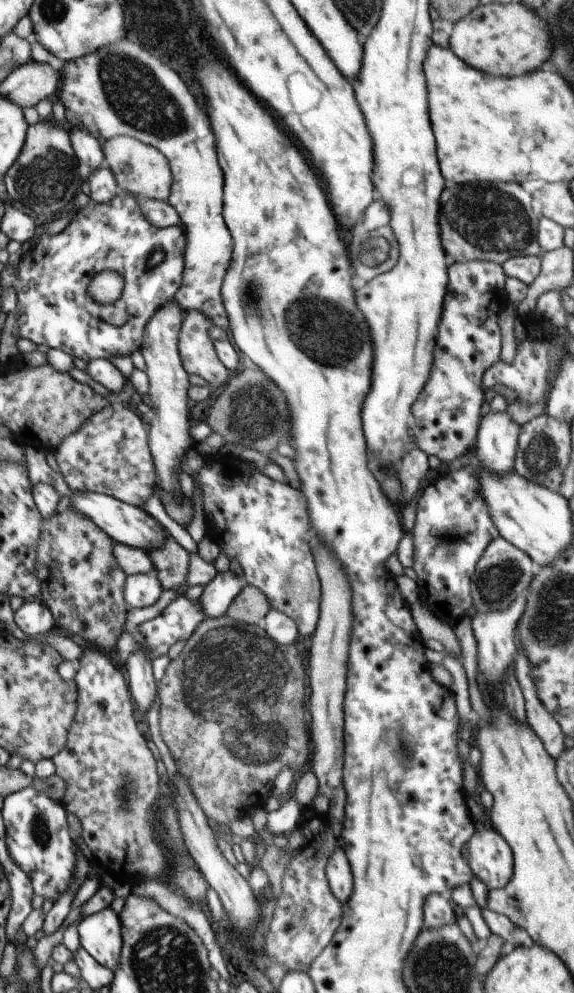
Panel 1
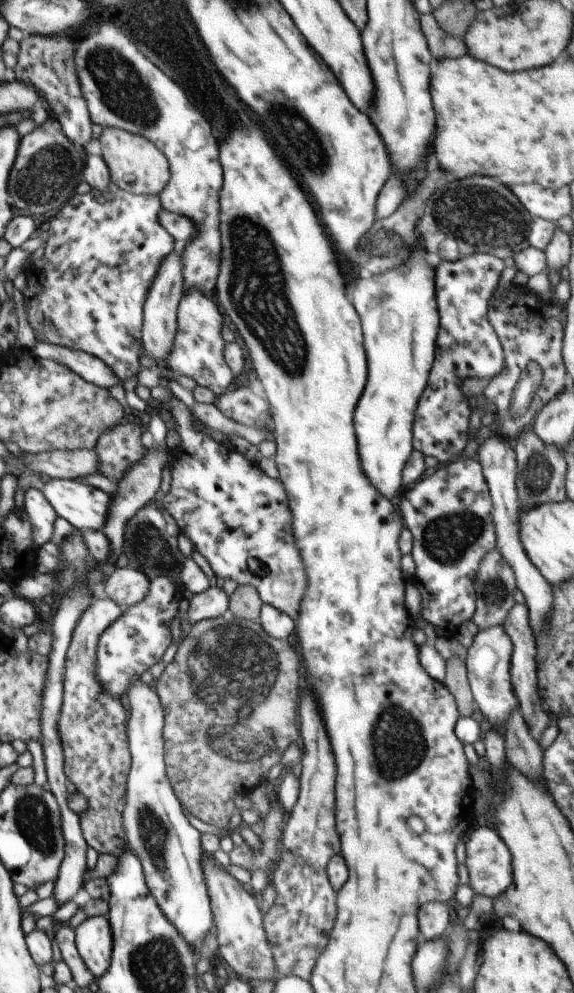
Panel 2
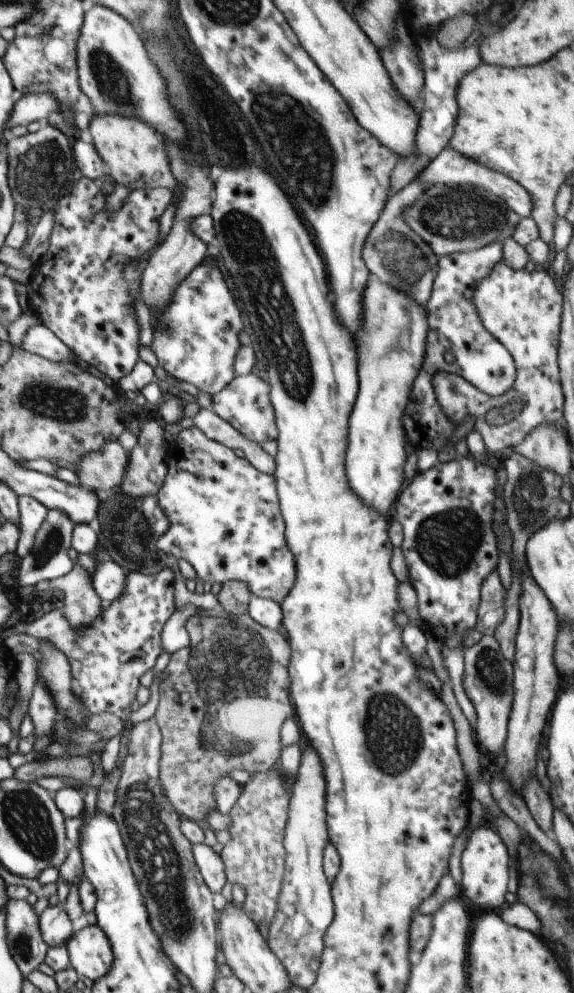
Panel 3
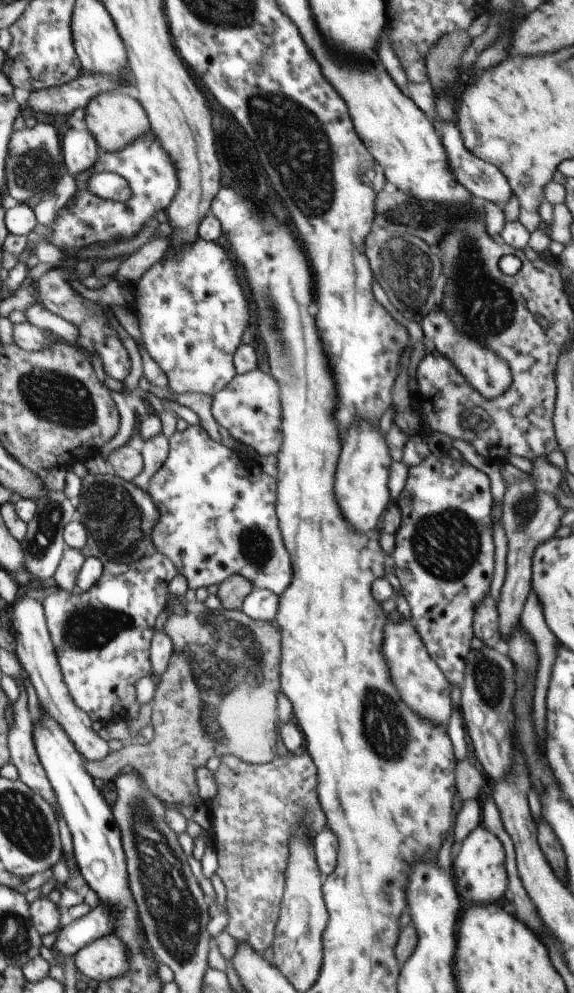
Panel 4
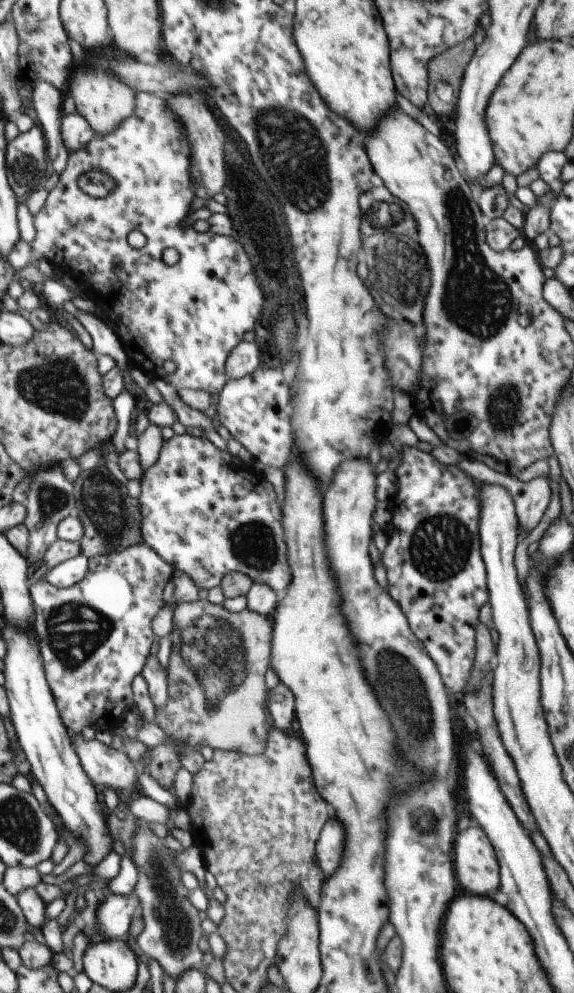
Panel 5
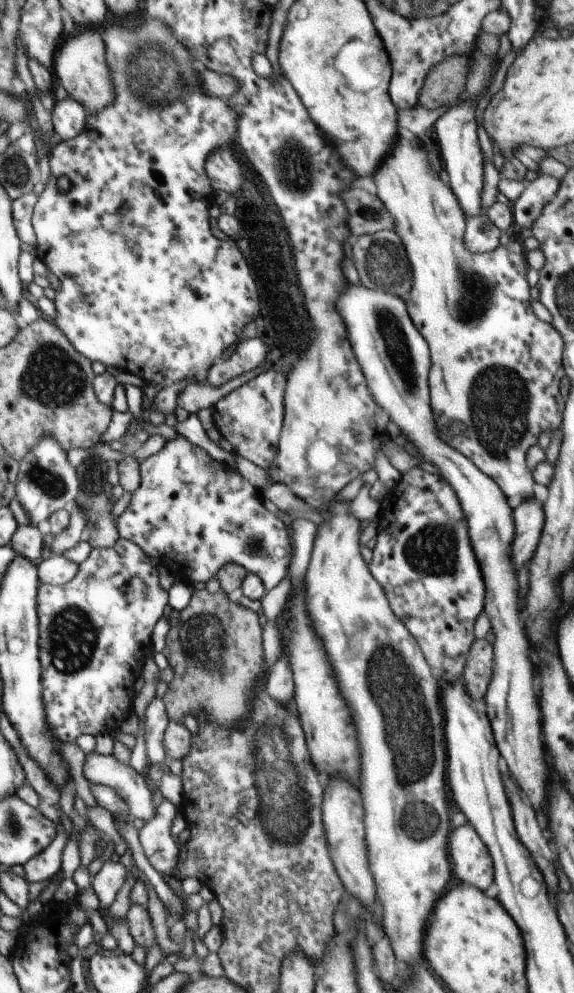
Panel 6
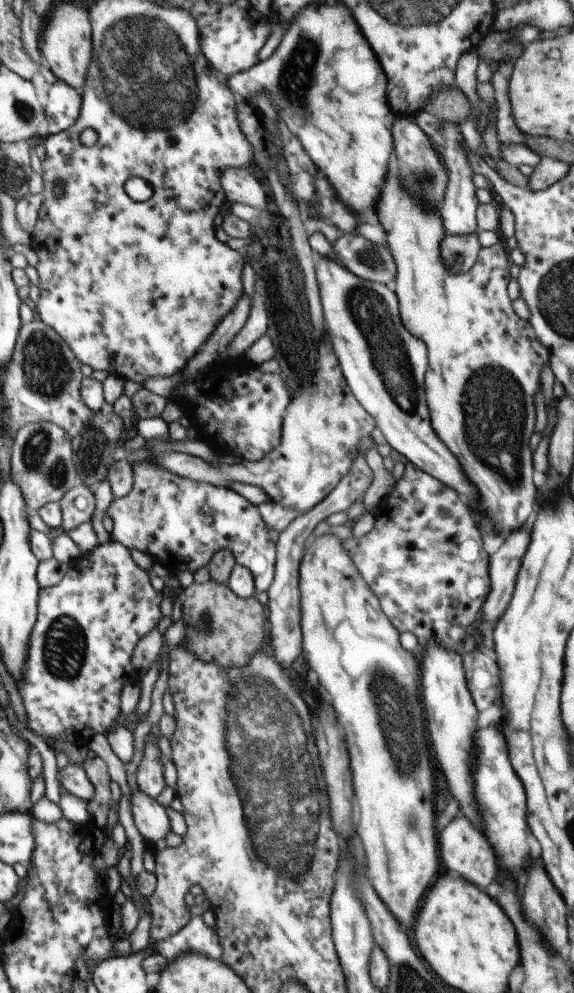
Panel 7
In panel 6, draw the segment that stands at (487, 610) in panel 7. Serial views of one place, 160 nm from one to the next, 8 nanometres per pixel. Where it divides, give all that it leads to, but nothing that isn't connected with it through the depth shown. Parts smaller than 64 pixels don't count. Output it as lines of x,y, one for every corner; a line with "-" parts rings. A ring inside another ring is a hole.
530,498
528,502
524,500
514,510
514,518
516,518
516,536
512,544
512,562
516,568
520,568
532,558
532,552
536,550
544,524
542,502
538,498

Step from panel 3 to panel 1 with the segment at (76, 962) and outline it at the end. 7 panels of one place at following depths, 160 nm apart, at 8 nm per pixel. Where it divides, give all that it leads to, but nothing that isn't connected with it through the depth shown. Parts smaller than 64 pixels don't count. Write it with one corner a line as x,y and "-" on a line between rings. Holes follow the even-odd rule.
110,907
84,917
77,926
81,948
100,964
115,971
123,947
121,920

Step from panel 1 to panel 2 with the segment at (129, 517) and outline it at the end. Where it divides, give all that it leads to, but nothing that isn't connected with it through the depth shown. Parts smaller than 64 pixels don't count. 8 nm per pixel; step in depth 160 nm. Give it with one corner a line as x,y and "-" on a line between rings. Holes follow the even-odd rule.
51,478
40,490
57,517
64,518
76,531
104,528
112,500
102,490
72,480

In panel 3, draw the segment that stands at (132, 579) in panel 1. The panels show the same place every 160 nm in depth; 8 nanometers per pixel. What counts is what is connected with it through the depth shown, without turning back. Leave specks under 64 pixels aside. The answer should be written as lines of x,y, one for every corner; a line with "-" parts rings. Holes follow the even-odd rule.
96,562
92,574
90,584
104,604
120,599
126,591
128,570
122,569
116,562

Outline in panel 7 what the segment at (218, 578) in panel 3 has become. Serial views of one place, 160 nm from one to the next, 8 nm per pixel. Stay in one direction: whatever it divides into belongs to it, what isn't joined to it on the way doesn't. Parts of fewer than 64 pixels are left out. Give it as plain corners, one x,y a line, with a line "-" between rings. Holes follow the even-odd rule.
148,459
133,467
133,479
132,490
126,496
114,498
107,508
106,512
113,520
112,540
121,542
129,549
136,548
146,553
166,567
171,575
180,570
188,570
193,574
209,564
218,548
227,548
234,555
235,561
253,574
257,592
266,592
271,587
275,577
279,532
268,528
257,505
230,487
219,487
178,476

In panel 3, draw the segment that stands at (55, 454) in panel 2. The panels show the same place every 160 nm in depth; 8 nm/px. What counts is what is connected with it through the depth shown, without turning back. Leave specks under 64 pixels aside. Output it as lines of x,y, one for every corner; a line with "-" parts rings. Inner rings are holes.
108,441
99,450
82,456
75,473
82,487
108,494
122,483
128,462
127,450
117,441

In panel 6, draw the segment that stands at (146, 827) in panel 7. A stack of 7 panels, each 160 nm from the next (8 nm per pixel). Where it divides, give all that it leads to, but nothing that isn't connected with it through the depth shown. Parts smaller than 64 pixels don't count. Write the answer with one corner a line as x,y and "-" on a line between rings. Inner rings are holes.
93,751
86,756
83,772
89,782
112,788
126,802
129,814
135,819
146,823
154,820
157,808
153,804
153,792
132,766
118,762
113,754
102,756

